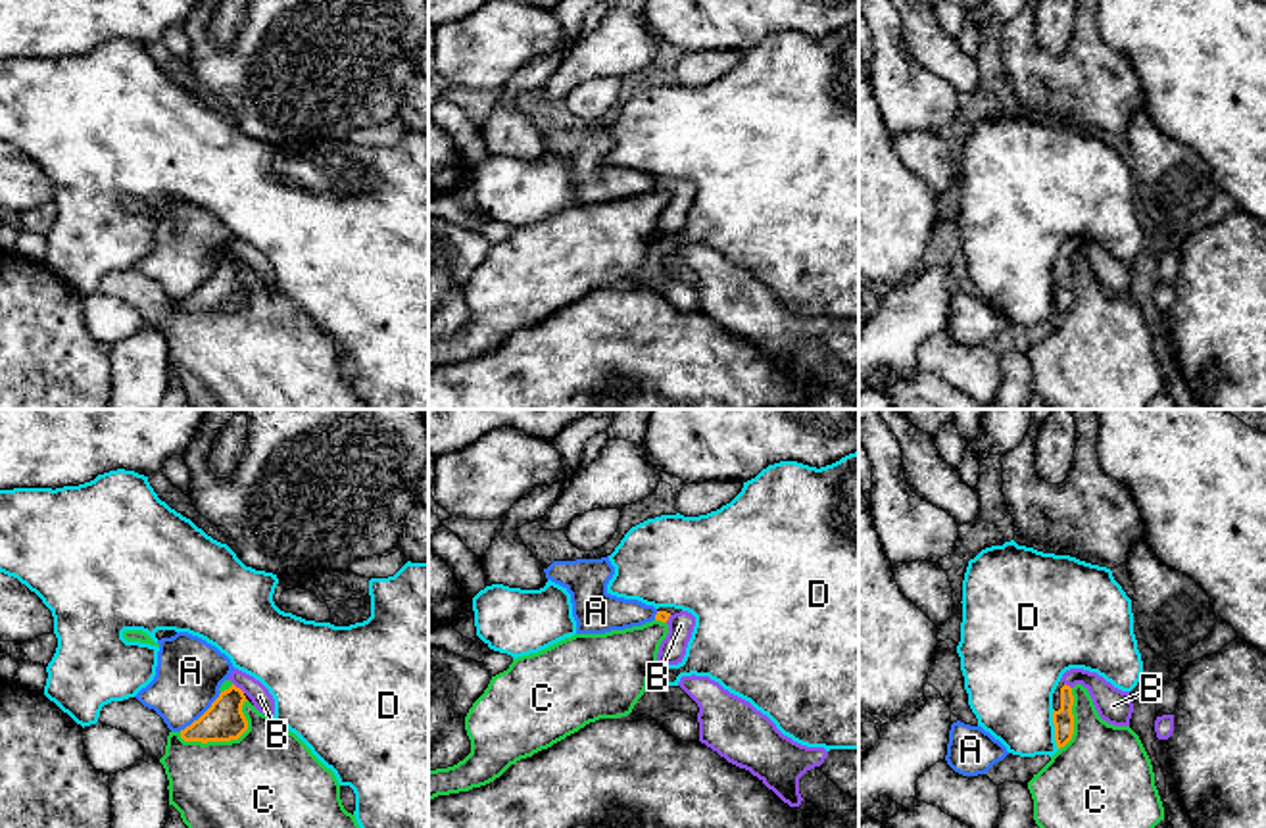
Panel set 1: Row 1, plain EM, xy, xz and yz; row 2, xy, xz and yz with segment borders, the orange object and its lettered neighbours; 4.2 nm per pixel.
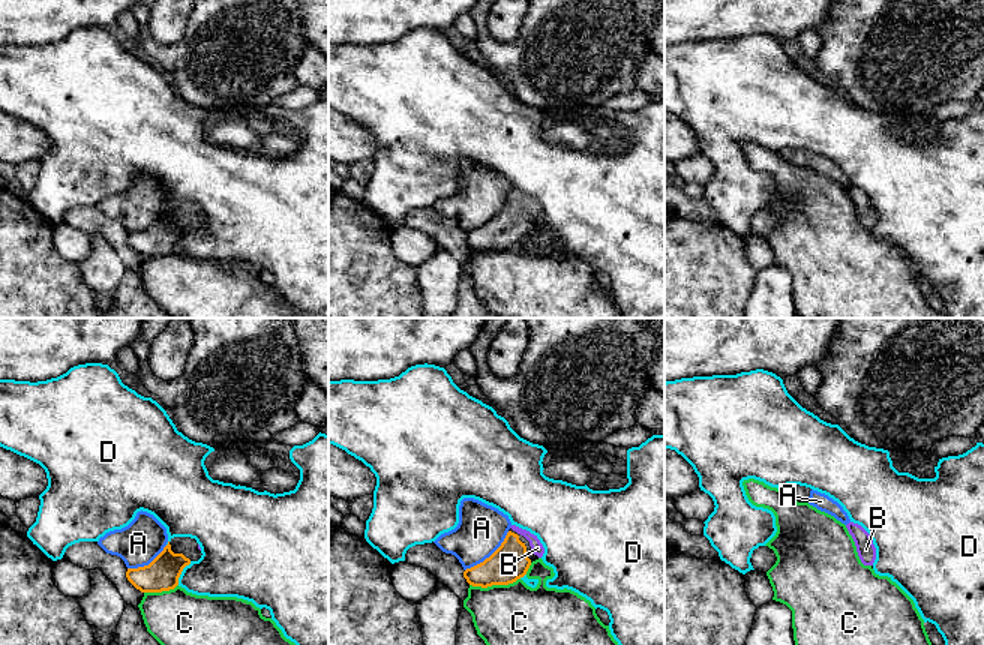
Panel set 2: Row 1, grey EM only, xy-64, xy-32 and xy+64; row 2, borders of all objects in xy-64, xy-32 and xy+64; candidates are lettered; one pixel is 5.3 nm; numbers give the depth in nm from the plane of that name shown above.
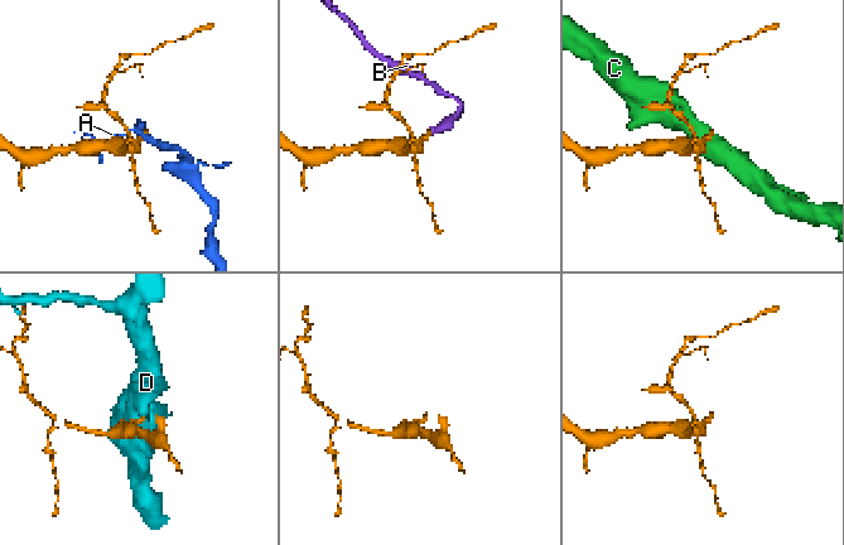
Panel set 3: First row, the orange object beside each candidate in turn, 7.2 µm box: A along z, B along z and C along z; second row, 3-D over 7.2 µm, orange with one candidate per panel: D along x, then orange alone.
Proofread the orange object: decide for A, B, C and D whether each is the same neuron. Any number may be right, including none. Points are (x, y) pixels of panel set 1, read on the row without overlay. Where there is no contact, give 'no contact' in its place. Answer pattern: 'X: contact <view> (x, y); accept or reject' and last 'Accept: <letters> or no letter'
A: contact xy (202, 285); reject
B: contact xy (239, 258); accept
C: contact xy (227, 310); reject
D: contact yz (1055, 298); reject
Accept: B

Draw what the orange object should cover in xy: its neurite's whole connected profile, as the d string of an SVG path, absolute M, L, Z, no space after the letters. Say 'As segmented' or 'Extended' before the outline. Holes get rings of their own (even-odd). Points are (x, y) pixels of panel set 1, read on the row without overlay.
Extended. M234 238L229 246L232 256L219 263L211 277L190 296L181 300L184 311L231 311L248 300L242 275L250 269L254 277L267 284L275 284L275 269L269 259L254 246Z

